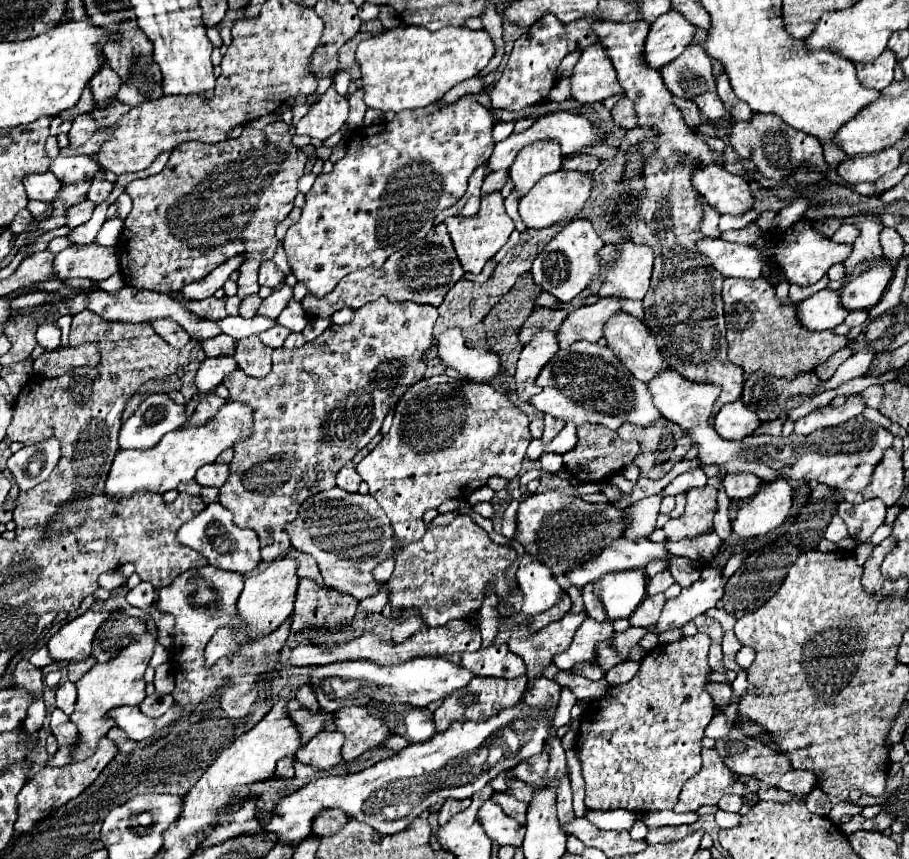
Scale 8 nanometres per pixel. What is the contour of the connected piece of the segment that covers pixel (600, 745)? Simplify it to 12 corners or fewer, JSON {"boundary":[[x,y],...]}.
{"boundary":[[706,634],[580,720],[588,810],[672,810],[714,716]]}

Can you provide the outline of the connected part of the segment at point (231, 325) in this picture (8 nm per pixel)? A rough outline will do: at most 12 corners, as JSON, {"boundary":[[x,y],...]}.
{"boundary":[[228,316],[218,322],[234,340],[260,334],[276,324],[262,316]]}

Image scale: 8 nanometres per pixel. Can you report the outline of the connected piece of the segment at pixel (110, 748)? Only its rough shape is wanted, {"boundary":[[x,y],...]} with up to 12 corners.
{"boundary":[[108,738],[84,762],[46,766],[18,792],[16,832],[82,794],[116,756]]}

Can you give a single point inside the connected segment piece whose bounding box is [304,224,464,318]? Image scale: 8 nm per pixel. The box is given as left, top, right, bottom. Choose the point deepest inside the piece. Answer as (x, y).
(424, 274)

